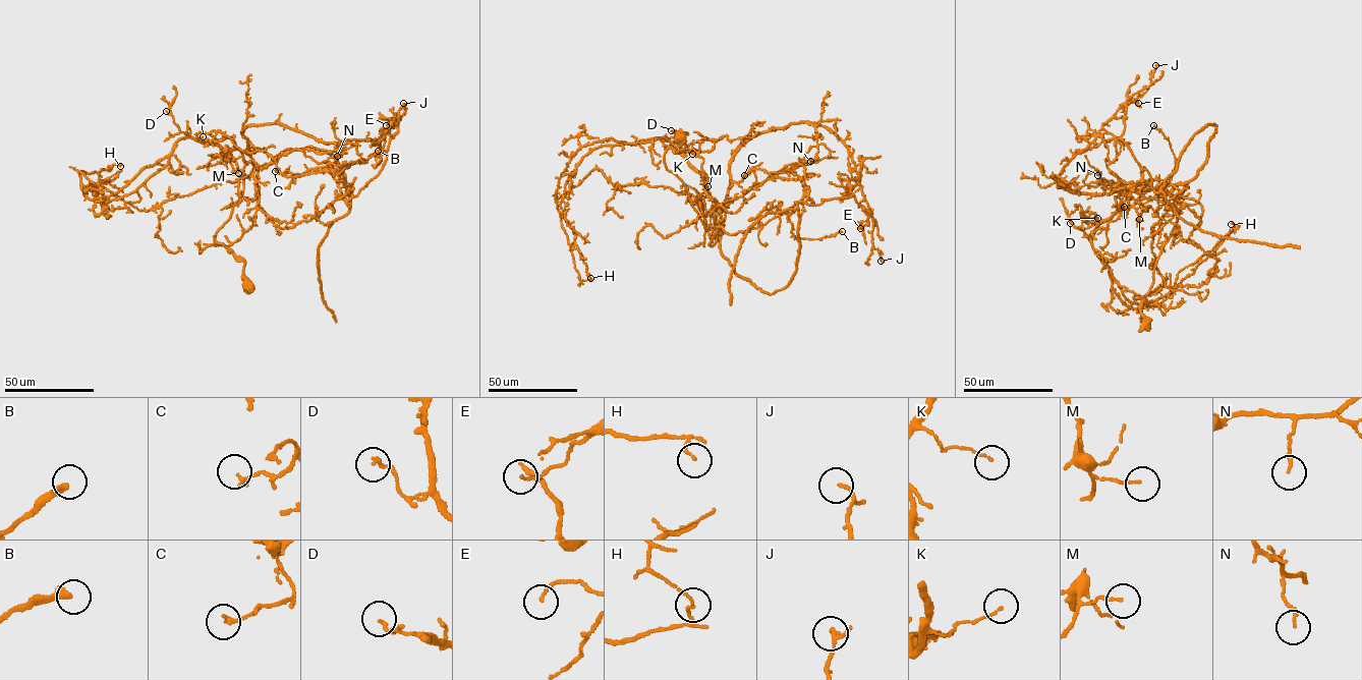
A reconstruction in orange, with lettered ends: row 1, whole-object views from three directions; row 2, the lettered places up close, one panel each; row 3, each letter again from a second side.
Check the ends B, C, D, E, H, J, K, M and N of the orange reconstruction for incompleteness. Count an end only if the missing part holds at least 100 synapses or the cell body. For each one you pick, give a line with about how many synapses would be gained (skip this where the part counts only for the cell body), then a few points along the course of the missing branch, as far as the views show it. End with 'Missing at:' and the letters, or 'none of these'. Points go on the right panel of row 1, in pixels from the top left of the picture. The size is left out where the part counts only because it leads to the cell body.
Missing at: none of these

